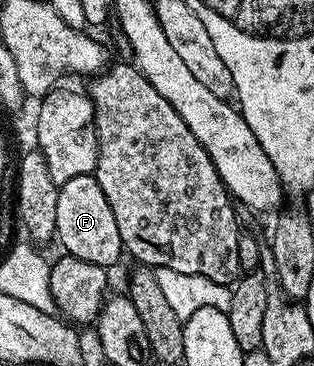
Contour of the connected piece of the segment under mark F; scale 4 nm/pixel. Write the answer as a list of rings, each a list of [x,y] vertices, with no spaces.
[[[93,175],[72,178],[72,182],[61,184],[56,198],[56,230],[57,243],[62,243],[69,255],[84,258],[84,262],[110,270],[124,256],[116,214],[112,214],[112,206],[108,206],[108,198],[104,198],[104,190],[100,190]]]

